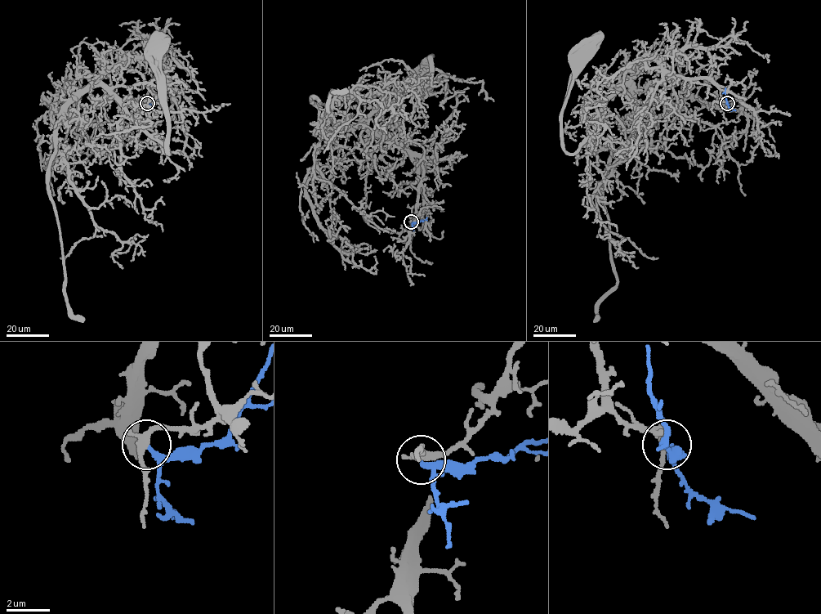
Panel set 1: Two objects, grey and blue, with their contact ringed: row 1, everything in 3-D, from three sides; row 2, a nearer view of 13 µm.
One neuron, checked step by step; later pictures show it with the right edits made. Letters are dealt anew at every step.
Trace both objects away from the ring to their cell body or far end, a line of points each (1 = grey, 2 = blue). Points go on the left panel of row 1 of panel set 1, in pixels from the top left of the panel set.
1: (147, 103), (159, 75), (146, 61), (121, 61), (100, 80), (167, 153), (156, 49)
2: (147, 103), (153, 103), (163, 87)

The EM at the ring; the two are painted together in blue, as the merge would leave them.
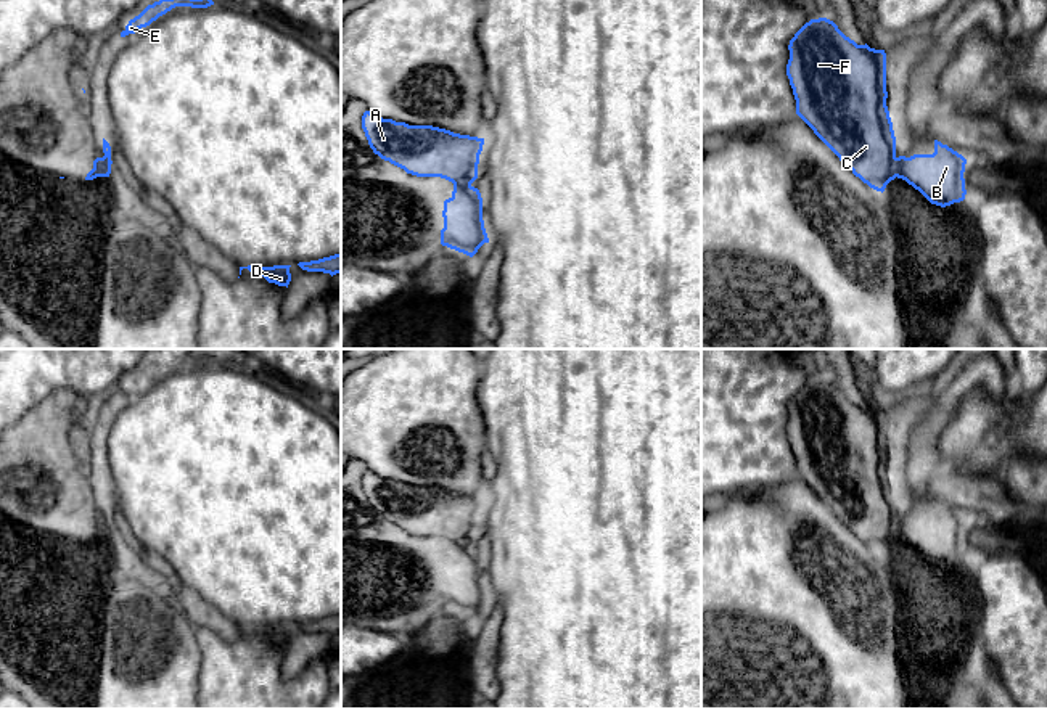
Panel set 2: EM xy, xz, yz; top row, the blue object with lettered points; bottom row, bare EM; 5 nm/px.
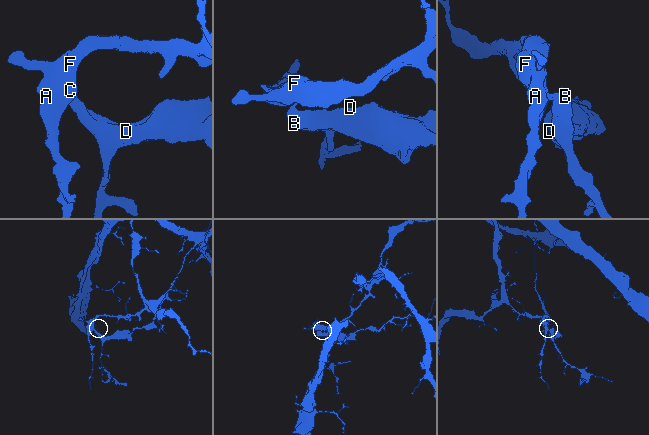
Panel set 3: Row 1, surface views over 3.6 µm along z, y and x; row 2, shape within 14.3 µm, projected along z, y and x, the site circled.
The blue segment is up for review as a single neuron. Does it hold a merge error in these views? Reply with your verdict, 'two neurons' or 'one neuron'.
two neurons

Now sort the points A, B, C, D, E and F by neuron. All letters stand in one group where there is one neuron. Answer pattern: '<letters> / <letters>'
A C E F / B D

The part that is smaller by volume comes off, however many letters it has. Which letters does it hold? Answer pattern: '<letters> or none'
B, D

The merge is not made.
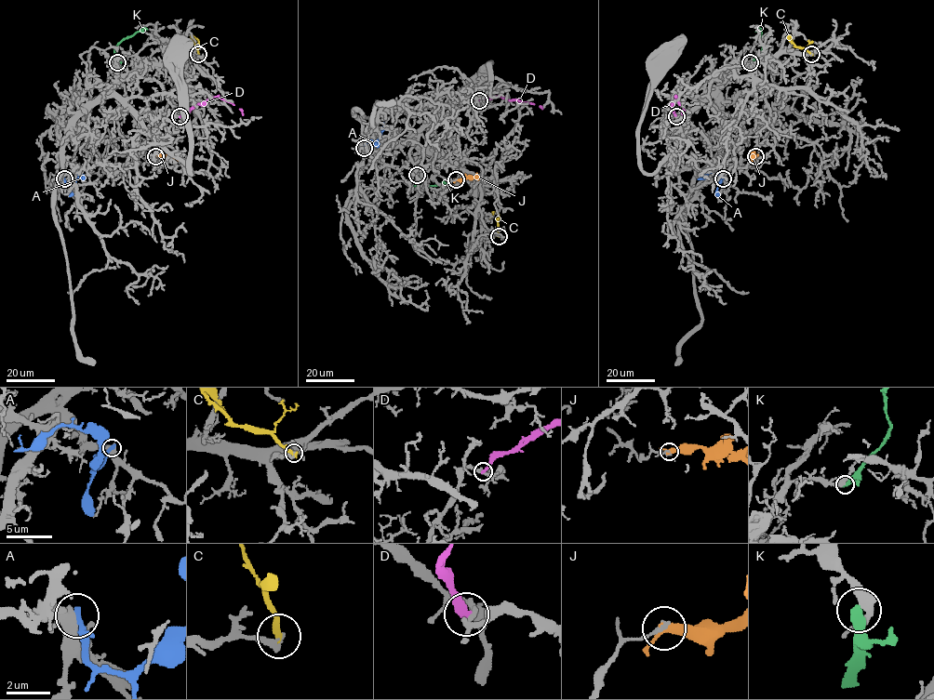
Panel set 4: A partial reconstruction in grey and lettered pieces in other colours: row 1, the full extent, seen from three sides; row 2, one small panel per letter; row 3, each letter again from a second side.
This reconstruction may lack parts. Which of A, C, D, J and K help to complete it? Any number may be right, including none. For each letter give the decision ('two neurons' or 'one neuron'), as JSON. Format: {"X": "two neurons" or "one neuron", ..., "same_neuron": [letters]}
{"A": "two neurons", "C": "two neurons", "D": "two neurons", "J": "two neurons", "K": "two neurons", "same_neuron": []}

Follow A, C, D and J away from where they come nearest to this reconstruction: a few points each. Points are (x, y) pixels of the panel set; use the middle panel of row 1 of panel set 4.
A: (364, 148), (367, 142), (378, 144), (383, 124)
C: (499, 236), (499, 215), (493, 213), (490, 217)
D: (479, 100), (503, 97), (543, 108)
J: (456, 179), (479, 177)

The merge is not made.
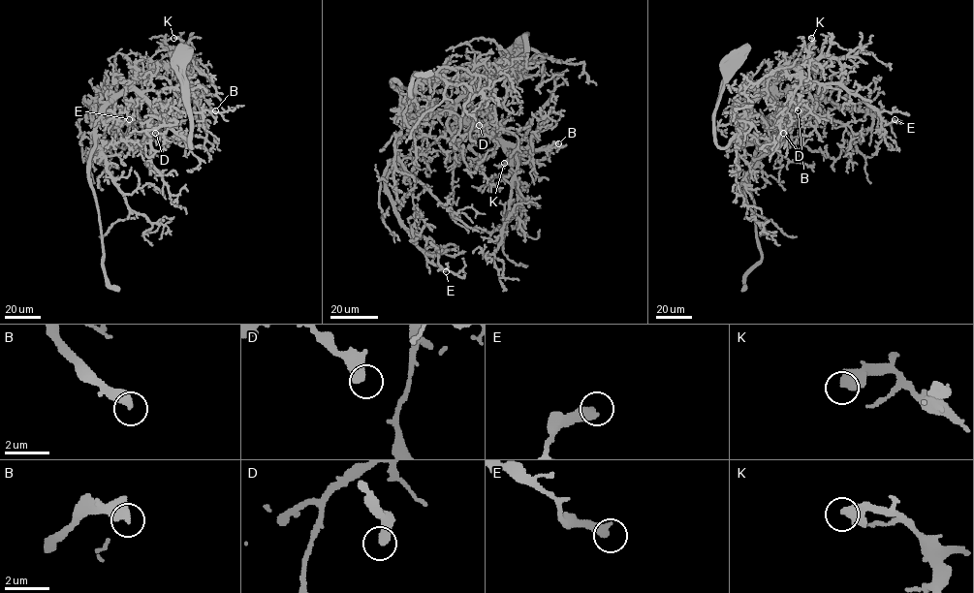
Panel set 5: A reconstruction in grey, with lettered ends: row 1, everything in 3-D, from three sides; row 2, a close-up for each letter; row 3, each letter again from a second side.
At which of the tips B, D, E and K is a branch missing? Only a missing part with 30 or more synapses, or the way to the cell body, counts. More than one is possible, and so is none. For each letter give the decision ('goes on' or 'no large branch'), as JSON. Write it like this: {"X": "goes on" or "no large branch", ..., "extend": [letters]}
{"B": "goes on", "D": "no large branch", "E": "no large branch", "K": "no large branch", "extend": ["B"]}

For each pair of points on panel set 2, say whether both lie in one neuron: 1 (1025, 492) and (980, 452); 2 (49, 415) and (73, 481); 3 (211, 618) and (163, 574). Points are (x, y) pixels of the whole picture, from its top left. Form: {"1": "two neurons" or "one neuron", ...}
{"1": "two neurons", "2": "one neuron", "3": "one neuron"}

